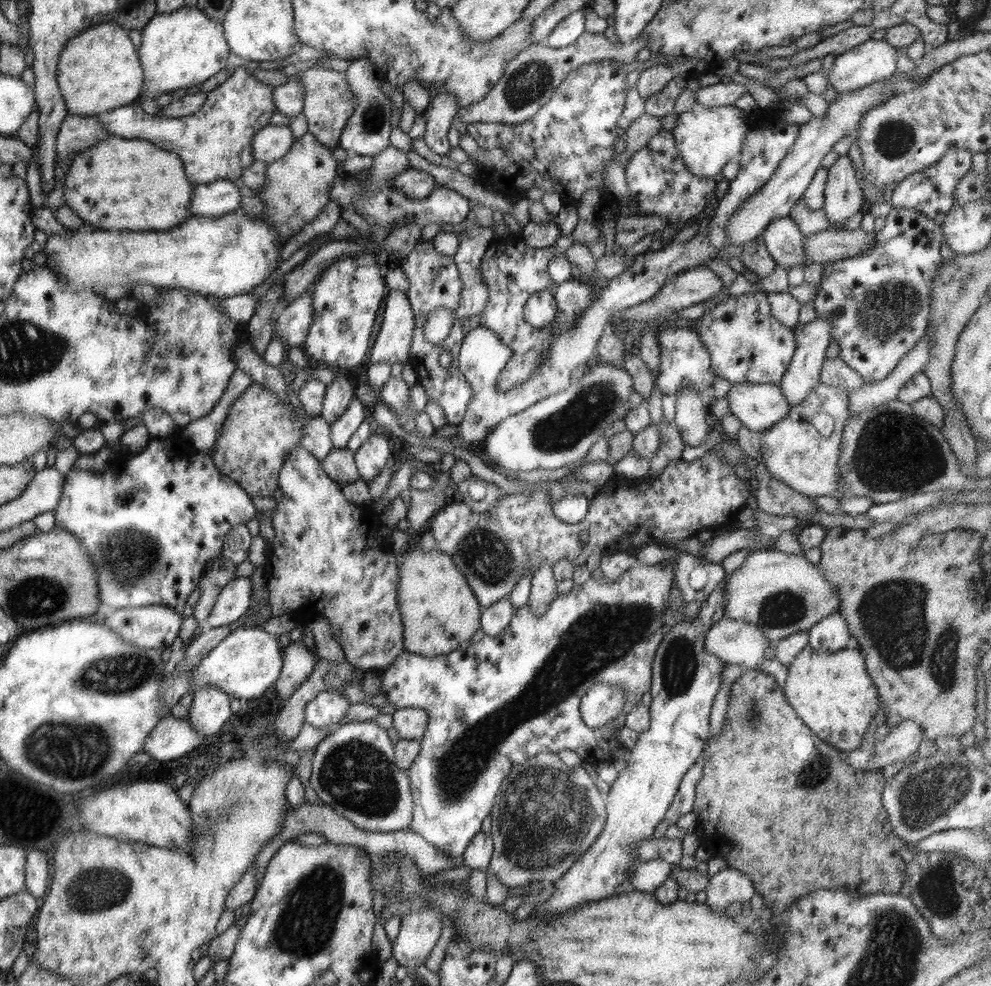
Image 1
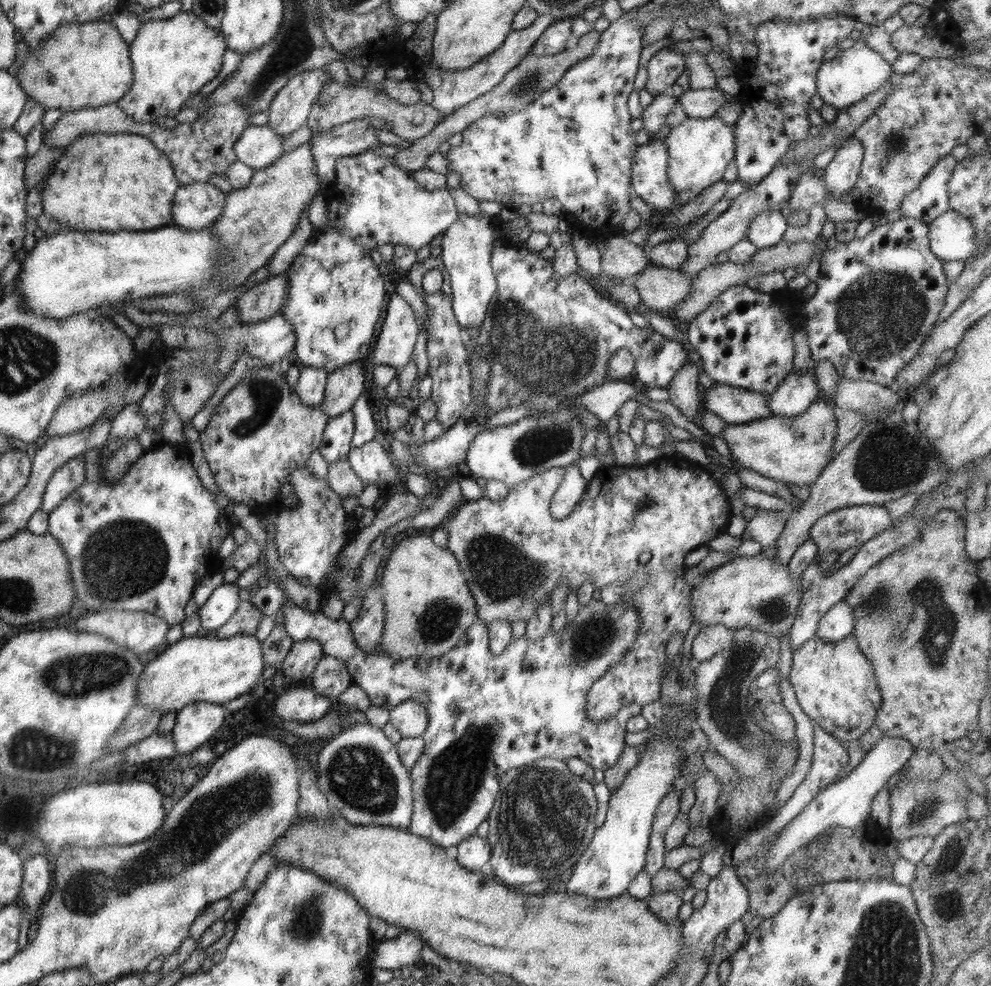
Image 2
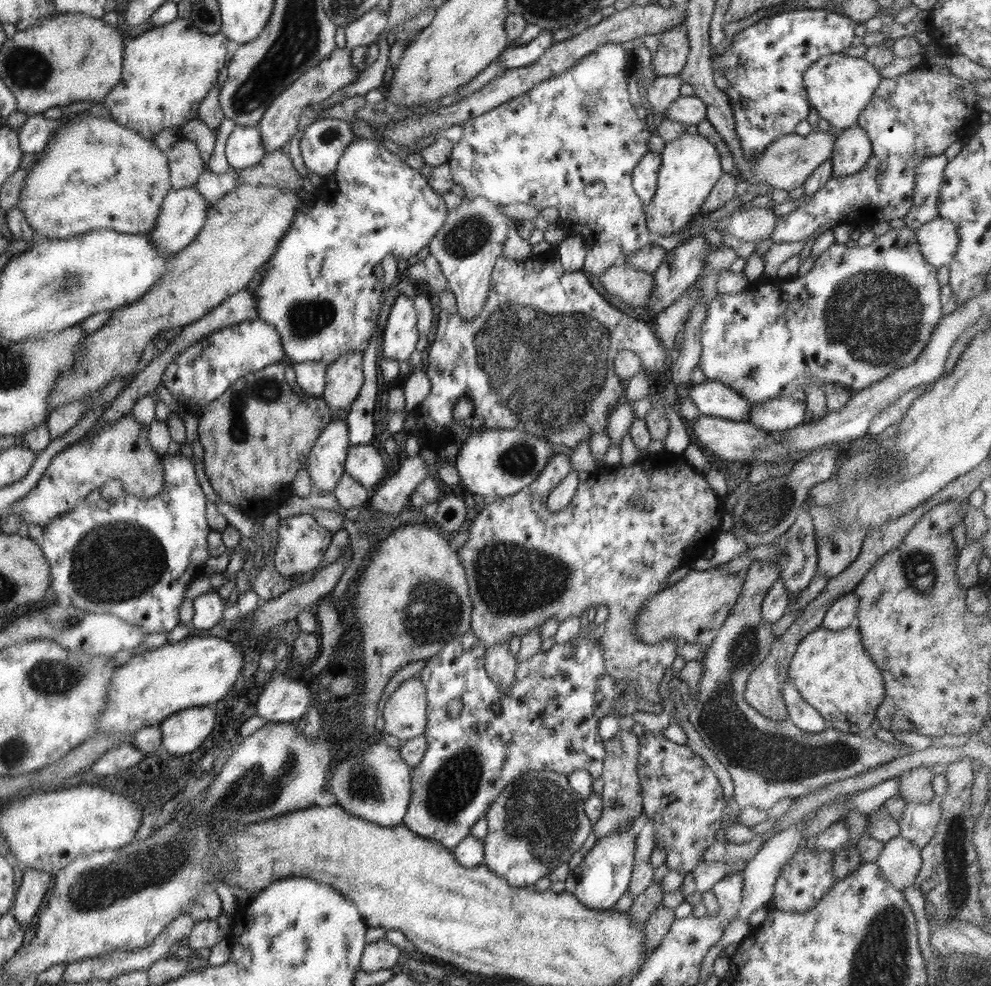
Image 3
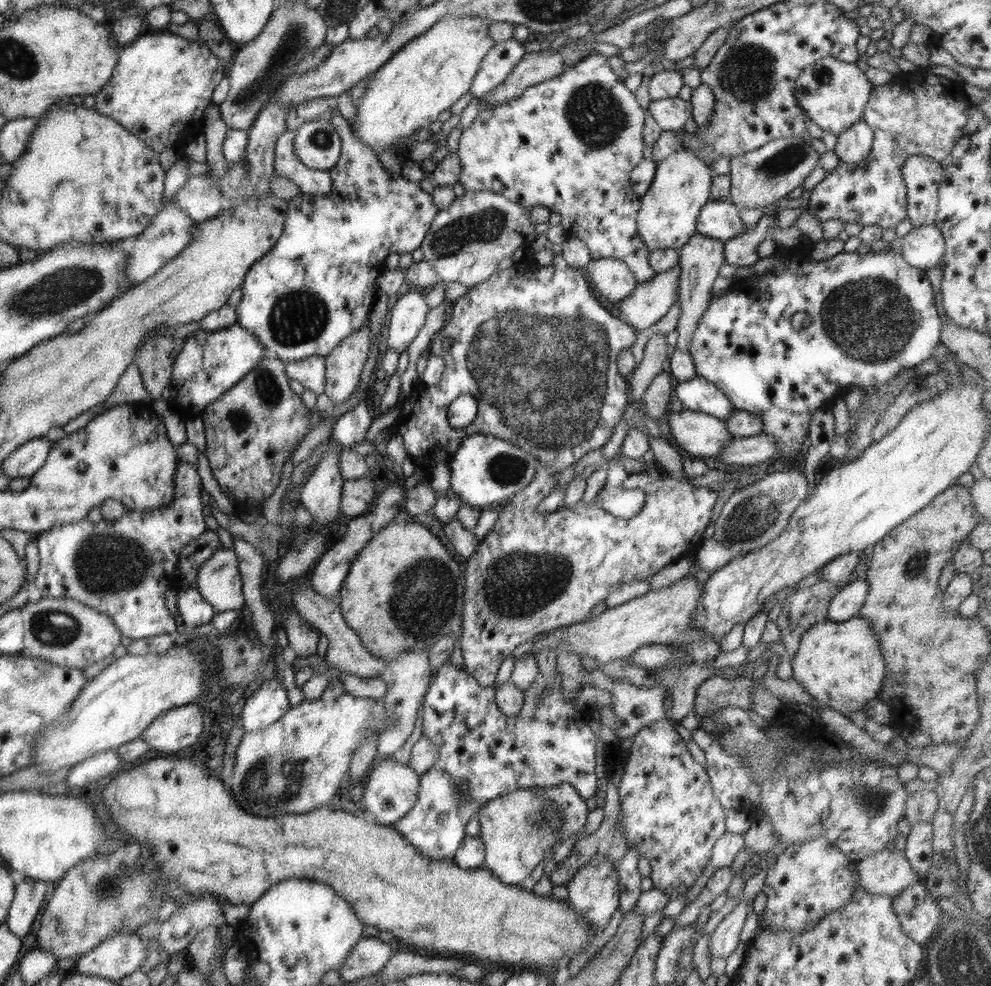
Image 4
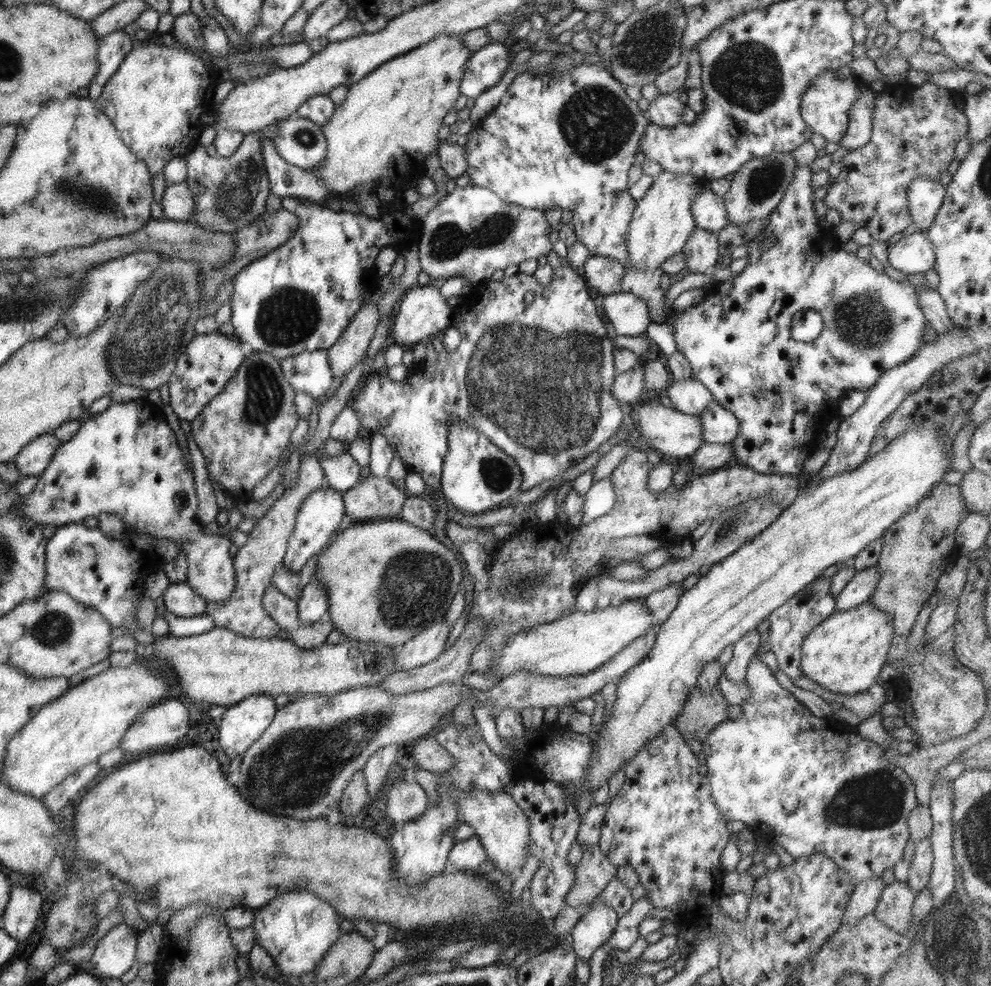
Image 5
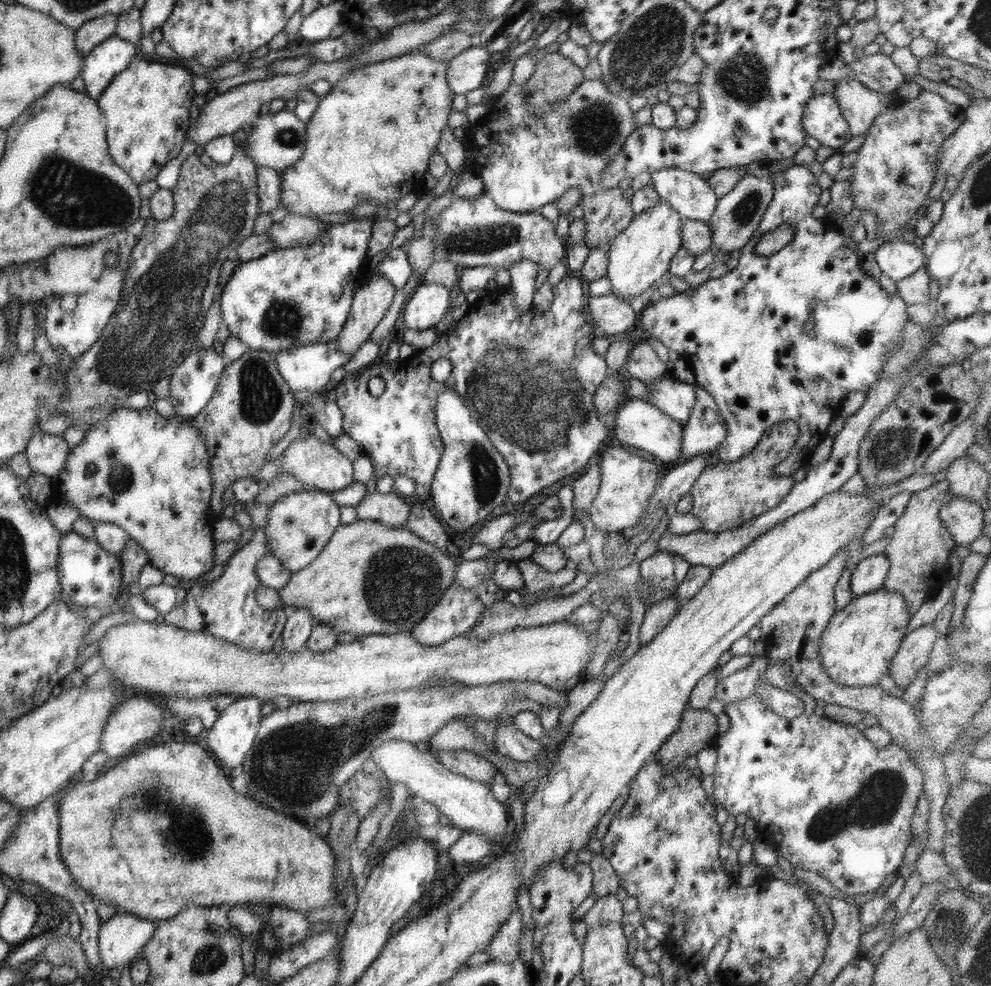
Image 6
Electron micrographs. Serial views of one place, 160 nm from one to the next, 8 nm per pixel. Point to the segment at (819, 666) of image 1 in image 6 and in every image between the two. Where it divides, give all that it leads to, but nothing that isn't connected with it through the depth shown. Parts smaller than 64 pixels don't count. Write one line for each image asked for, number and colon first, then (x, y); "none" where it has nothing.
2: (836, 686)
3: (832, 671)
4: (840, 664)
5: (845, 653)
6: (859, 643)

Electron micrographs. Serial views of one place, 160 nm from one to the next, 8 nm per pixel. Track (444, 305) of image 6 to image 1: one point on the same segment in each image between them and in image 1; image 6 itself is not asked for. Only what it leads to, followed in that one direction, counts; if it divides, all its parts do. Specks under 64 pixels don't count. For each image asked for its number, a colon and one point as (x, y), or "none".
1: (393, 343)
2: (394, 347)
3: (399, 339)
4: (408, 315)
5: (422, 313)

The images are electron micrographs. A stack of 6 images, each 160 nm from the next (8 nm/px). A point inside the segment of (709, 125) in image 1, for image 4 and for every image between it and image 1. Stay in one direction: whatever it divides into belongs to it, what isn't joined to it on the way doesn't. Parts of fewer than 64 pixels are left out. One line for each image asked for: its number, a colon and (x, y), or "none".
2: (700, 149)
3: (689, 168)
4: (667, 218)

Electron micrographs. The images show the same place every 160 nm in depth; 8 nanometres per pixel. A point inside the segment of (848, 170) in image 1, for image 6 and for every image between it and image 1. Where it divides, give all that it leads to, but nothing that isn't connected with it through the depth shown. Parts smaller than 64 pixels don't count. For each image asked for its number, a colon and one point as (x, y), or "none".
2: (841, 174)
3: (852, 150)
4: (854, 144)
5: (860, 127)
6: (859, 105)

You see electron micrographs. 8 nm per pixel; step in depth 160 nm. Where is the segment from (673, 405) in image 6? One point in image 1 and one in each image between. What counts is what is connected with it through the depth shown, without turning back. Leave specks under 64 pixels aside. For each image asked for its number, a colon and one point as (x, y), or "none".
1: (758, 407)
2: (735, 405)
3: (712, 398)
4: (697, 394)
5: (691, 397)

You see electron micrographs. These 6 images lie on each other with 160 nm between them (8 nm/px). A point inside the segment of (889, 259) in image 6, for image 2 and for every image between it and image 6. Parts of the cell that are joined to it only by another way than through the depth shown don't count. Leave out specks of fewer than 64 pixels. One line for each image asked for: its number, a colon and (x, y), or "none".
2: (951, 237)
3: (938, 240)
4: (923, 247)
5: (911, 254)

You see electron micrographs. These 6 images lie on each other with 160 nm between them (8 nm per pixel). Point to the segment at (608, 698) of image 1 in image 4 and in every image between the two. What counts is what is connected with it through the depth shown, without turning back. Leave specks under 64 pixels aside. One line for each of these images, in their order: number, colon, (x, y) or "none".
2: (633, 526)
3: (628, 529)
4: (533, 573)

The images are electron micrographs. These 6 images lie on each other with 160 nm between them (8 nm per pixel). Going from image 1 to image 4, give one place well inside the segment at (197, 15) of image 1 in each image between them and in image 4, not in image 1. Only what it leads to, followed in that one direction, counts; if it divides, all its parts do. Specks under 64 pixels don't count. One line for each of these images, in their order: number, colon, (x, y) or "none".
2: (173, 58)
3: (168, 70)
4: (163, 82)

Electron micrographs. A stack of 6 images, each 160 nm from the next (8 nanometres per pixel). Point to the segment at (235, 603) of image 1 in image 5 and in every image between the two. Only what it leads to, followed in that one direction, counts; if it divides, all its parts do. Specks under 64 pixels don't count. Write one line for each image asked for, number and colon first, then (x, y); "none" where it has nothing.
2: (217, 611)
3: (208, 607)
4: (192, 606)
5: (180, 598)

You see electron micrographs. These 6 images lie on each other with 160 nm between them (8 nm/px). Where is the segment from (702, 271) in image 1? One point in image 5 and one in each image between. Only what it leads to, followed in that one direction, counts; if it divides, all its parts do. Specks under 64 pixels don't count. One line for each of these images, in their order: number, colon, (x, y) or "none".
2: (660, 289)
3: (634, 287)
4: (610, 278)
5: (603, 275)

